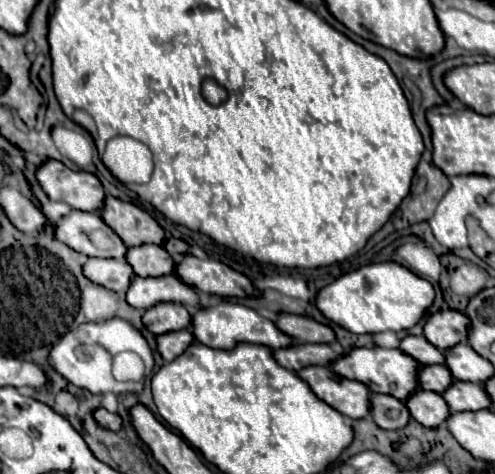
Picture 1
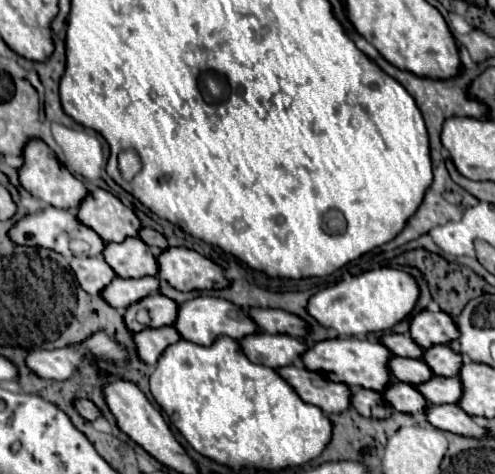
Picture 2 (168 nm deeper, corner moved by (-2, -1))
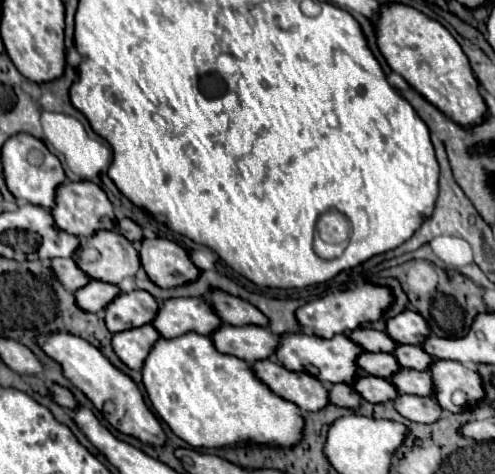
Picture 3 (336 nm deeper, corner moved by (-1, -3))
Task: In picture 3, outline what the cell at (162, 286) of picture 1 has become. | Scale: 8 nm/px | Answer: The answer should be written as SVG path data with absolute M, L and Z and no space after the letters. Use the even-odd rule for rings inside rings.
M91 280L89 284L73 292L77 308L81 308L83 312L95 312L95 314L101 312L105 304L109 304L109 300L113 300L113 296L117 294L119 294L117 286L105 284L99 280Z

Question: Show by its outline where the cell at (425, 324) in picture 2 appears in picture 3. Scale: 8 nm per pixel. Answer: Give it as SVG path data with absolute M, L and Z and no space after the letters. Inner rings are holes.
M403 310L387 320L385 332L397 344L421 344L421 340L429 336L429 326L421 320L421 316L417 316L417 312Z

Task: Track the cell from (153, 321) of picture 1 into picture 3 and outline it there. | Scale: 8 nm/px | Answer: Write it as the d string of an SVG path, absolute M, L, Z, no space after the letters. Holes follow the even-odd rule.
M133 290L129 294L121 292L105 306L105 324L111 334L123 332L149 324L157 314L159 304L145 290Z

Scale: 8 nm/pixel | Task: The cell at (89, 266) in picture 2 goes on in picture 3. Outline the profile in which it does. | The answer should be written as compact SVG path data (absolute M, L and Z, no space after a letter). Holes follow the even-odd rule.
M53 258L51 270L53 270L53 276L63 284L63 288L71 292L77 288L83 288L89 282L89 276L85 276L85 272L81 272L77 264L73 264L73 258Z

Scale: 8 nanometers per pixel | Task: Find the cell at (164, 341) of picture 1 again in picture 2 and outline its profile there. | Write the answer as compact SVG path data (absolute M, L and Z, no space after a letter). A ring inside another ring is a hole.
M164 326L158 330L142 330L134 334L134 342L138 348L138 356L148 366L156 366L158 358L164 354L164 350L172 344L176 344L182 336L176 332L174 326Z

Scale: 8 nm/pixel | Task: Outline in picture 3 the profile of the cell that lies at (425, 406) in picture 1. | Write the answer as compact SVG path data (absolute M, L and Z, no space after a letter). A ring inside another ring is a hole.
M357 374L351 388L367 402L389 402L393 396L397 396L397 388L393 388L389 380L369 374Z

